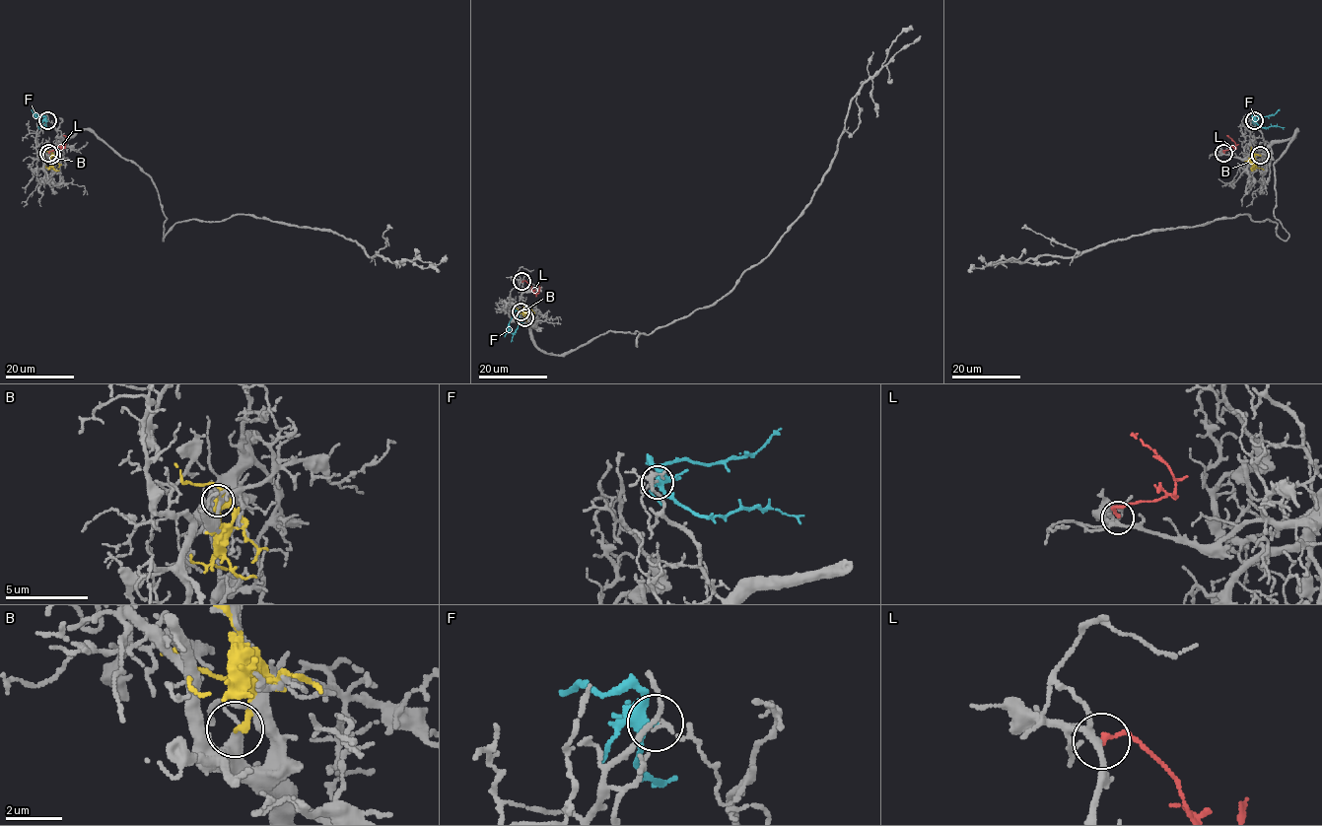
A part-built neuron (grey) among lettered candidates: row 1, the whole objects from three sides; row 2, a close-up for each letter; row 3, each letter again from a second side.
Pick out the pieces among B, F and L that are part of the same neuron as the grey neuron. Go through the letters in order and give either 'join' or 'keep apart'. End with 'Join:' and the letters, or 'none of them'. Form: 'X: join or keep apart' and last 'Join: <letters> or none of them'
B: keep apart
F: keep apart
L: join
Join: L

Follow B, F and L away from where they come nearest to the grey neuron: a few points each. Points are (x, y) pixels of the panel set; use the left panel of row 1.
B: (50, 154), (49, 168), (53, 170)
F: (47, 120), (44, 116), (35, 115), (31, 109)
L: (49, 153), (63, 148), (66, 139), (63, 135)

